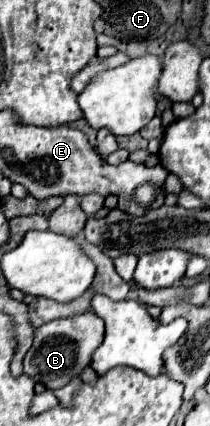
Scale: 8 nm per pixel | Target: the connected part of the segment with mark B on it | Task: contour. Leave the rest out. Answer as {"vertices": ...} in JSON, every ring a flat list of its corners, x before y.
{"vertices":[[85,312,85,314,77,314,77,316,43,324,35,328,33,344,23,360,23,374,33,378,35,382,45,384,49,390,63,388,71,378,79,376,85,366,89,366,91,354,103,342,103,334,105,334,105,324,93,312]]}

